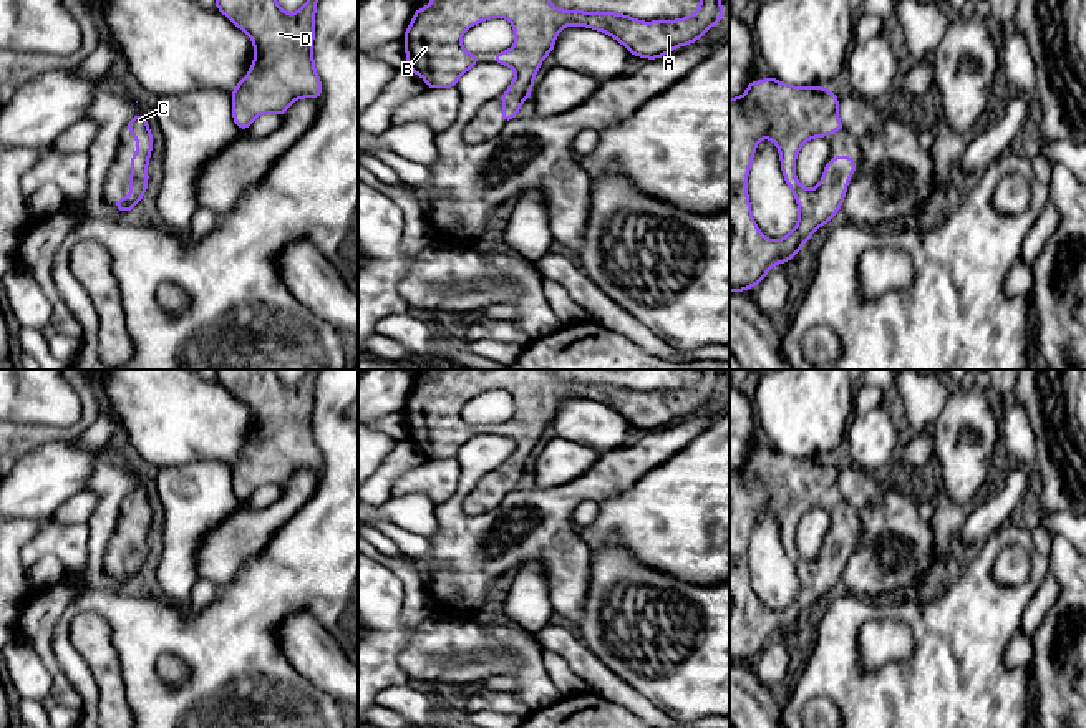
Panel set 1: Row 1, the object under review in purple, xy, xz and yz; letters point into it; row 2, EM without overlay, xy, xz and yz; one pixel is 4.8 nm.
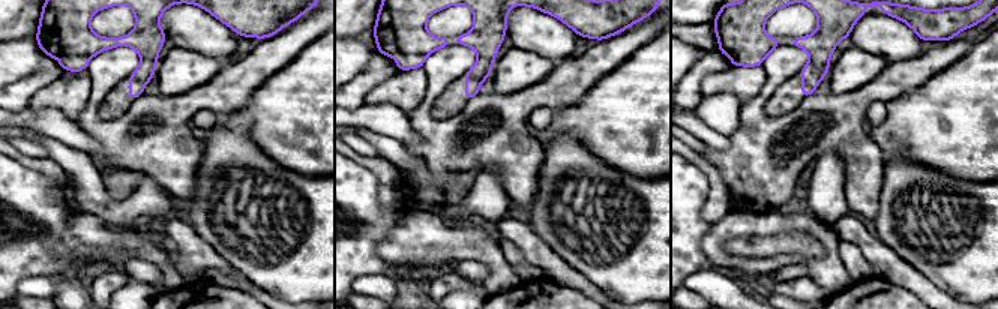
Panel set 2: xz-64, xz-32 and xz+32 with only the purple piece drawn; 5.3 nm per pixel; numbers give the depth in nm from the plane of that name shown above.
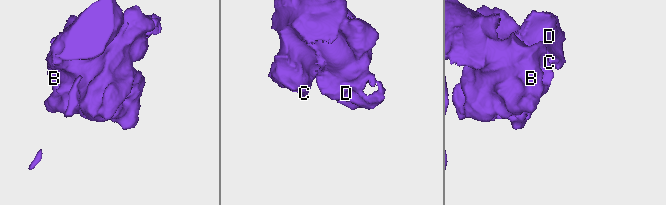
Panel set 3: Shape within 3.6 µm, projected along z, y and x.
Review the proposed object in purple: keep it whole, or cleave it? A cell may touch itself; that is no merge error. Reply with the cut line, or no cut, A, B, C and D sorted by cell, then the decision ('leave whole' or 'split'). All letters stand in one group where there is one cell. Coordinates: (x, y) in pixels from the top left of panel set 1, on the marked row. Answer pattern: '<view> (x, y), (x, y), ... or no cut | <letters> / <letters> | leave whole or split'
no cut | A B C D | leave whole

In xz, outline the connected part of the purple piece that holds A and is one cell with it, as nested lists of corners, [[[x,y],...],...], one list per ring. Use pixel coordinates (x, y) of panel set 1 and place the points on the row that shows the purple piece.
[[[431,0],[426,8],[416,8],[406,28],[403,41],[408,68],[424,78],[426,88],[456,86],[458,78],[479,63],[476,55],[461,46],[464,32],[494,17],[509,20],[516,32],[514,46],[491,56],[492,61],[511,66],[516,71],[514,81],[502,93],[502,123],[506,124],[517,118],[521,104],[529,98],[534,76],[544,58],[552,53],[562,27],[580,25],[600,30],[620,41],[632,55],[655,60],[668,55],[676,46],[700,40],[716,22],[723,20],[723,7],[720,0],[700,0],[700,10],[685,18],[640,22],[612,12],[559,10],[550,0]]]

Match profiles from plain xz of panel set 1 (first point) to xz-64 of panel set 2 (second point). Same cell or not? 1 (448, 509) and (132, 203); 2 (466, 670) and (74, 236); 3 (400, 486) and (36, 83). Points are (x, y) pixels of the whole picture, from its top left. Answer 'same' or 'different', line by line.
1: different
2: same
3: different

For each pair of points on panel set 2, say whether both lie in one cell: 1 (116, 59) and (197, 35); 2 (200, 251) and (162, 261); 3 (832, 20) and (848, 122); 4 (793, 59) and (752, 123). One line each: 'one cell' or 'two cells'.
1: two cells
2: two cells
3: two cells
4: one cell

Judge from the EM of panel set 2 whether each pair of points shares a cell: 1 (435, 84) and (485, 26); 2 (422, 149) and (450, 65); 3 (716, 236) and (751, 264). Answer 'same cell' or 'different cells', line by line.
1: different cells
2: same cell
3: same cell

